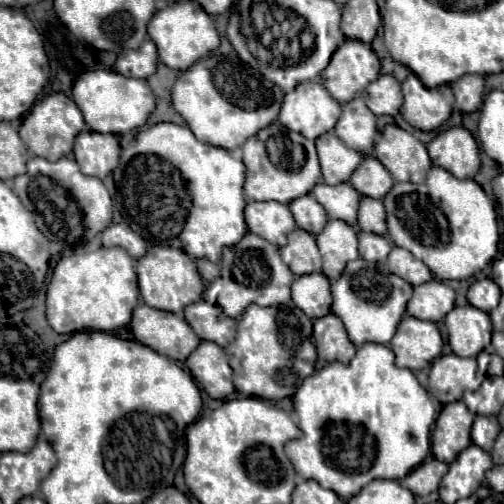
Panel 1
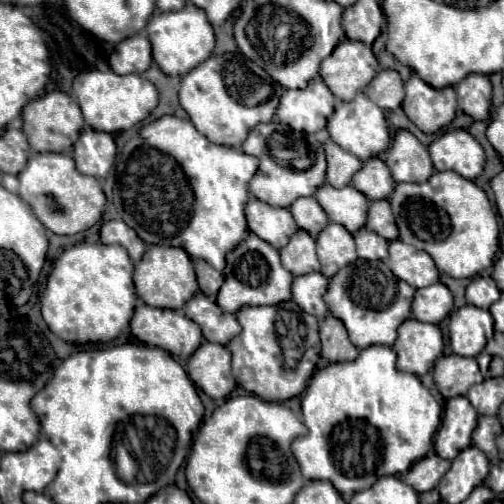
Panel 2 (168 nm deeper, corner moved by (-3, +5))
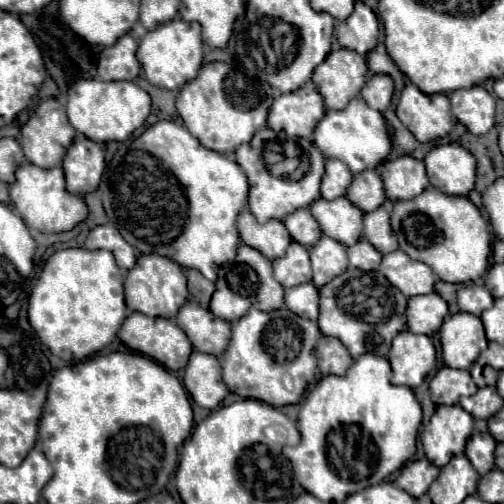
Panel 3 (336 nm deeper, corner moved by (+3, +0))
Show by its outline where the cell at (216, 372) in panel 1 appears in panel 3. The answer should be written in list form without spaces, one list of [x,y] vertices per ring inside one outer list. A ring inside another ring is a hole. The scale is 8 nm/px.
[[[204,352],[192,354],[184,372],[184,386],[194,402],[208,410],[218,408],[220,402],[228,396],[228,388],[222,382],[218,358]]]

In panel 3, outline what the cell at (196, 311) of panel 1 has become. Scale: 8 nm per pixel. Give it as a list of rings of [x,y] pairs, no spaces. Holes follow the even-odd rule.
[[[186,302],[180,308],[176,324],[188,334],[194,350],[198,352],[220,356],[228,346],[230,324],[194,302]]]

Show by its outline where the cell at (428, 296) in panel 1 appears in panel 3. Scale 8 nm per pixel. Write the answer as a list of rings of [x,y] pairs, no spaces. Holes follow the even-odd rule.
[[[436,292],[414,296],[407,303],[407,328],[414,334],[432,336],[440,330],[446,314],[448,314],[448,304]]]

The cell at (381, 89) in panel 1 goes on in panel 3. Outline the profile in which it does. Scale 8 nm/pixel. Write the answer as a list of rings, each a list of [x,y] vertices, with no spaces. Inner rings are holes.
[[[374,74],[368,78],[364,90],[362,90],[362,98],[366,100],[368,106],[372,106],[374,110],[384,112],[390,106],[392,100],[392,92],[394,92],[394,82],[390,76],[386,74]]]

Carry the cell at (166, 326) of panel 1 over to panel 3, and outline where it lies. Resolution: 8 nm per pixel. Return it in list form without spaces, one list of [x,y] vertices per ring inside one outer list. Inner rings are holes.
[[[132,312],[124,324],[120,326],[118,338],[132,348],[134,352],[140,352],[144,356],[150,356],[158,364],[162,364],[166,370],[182,370],[188,364],[188,358],[192,354],[192,344],[188,342],[188,336],[184,330],[180,330],[172,320],[168,318],[150,318],[140,312]]]

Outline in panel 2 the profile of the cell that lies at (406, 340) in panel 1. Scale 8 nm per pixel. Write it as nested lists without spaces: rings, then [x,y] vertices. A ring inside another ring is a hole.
[[[414,317],[398,327],[398,339],[392,345],[398,355],[398,369],[424,375],[444,351],[444,339],[436,325],[422,323]]]

